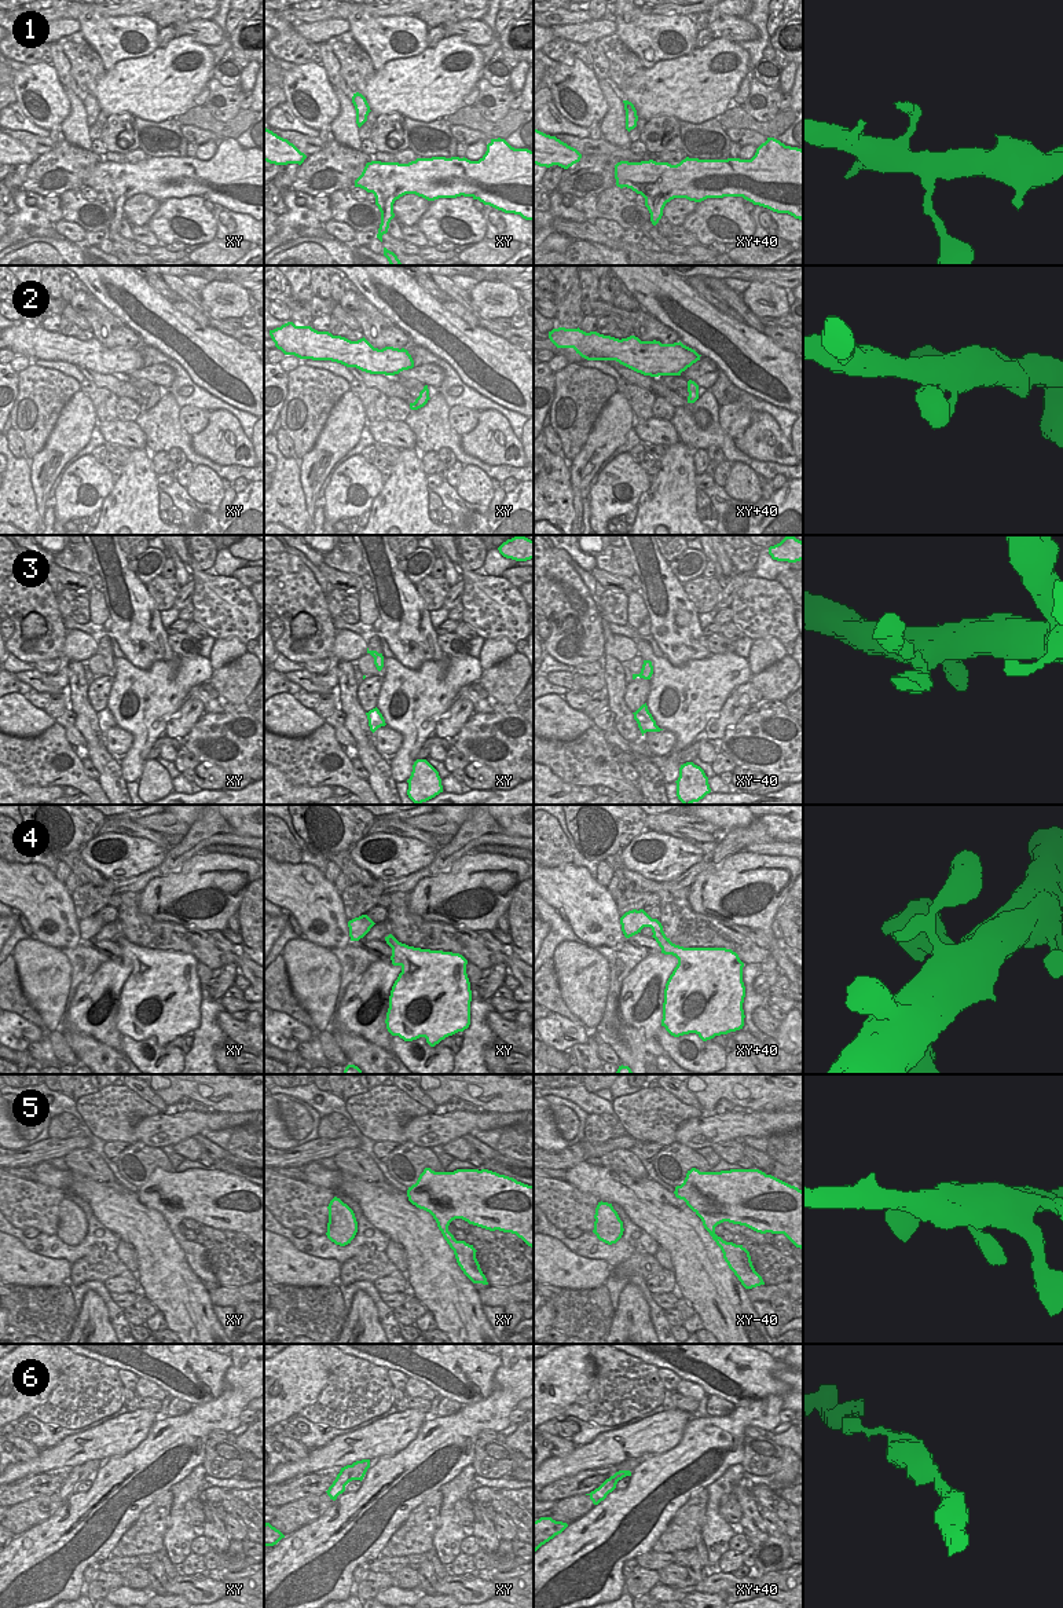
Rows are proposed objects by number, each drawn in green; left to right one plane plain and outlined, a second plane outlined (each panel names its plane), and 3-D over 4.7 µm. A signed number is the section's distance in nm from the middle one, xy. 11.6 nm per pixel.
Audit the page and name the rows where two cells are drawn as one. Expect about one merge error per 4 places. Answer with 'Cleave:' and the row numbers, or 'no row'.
Cleave: no row.

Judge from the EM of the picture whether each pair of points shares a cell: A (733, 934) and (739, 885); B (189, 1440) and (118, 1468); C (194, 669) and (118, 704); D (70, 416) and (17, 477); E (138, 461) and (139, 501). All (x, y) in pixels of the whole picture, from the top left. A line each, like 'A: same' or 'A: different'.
A: different
B: same
C: same
D: different
E: same

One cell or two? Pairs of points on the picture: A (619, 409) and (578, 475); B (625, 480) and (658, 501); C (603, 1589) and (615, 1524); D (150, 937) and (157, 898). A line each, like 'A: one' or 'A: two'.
A: one
B: two
C: one
D: two

